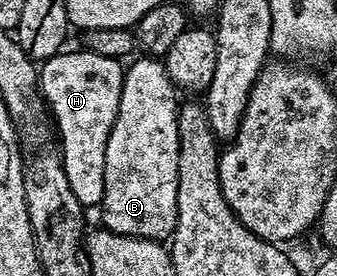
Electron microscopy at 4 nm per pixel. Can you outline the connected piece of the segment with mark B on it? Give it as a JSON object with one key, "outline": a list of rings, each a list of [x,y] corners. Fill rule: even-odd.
{"outline":[[[139,57],[123,72],[117,117],[105,145],[105,193],[101,204],[102,226],[118,235],[137,235],[140,239],[163,241],[175,229],[177,221],[177,129],[176,86],[171,82],[164,64],[155,57]]]}

